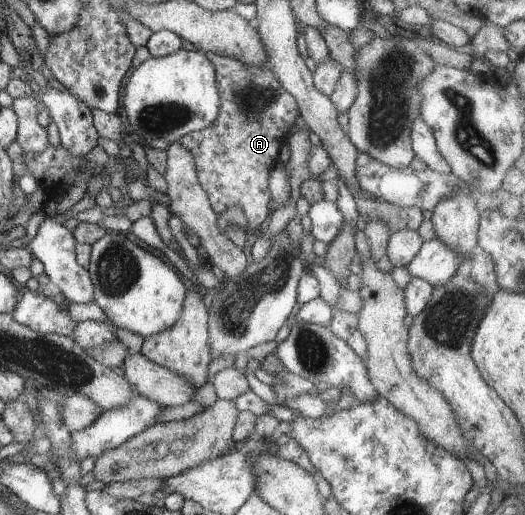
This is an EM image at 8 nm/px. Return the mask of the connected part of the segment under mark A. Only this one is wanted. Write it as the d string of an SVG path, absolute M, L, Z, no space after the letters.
M205 53L207 55L207 59L215 65L215 75L216 75L216 83L219 89L219 95L221 95L221 111L219 111L219 115L215 119L215 123L211 123L206 129L201 129L200 131L193 132L189 134L187 137L182 138L183 147L187 148L193 157L195 169L197 169L197 177L199 184L205 189L205 193L208 194L209 202L213 207L213 211L215 214L221 215L225 214L228 209L231 207L235 207L235 205L239 205L241 209L243 209L243 213L245 213L245 218L249 221L247 230L253 230L253 227L257 229L262 228L271 215L271 210L273 208L271 204L271 195L268 191L268 181L271 175L271 171L275 169L275 165L279 162L279 155L282 149L282 146L287 141L286 136L291 134L291 127L293 127L294 123L300 118L299 107L297 101L279 84L279 81L275 79L275 75L271 72L270 67L263 67L263 65L259 65L259 67L255 67L255 69L251 69L251 67L247 67L247 65L243 65L241 61L237 61L231 57L223 57L216 55L215 53Z

